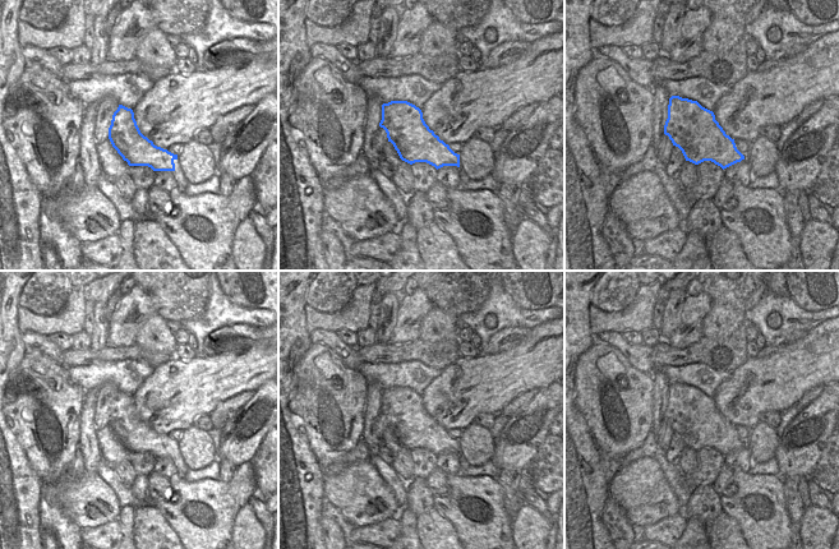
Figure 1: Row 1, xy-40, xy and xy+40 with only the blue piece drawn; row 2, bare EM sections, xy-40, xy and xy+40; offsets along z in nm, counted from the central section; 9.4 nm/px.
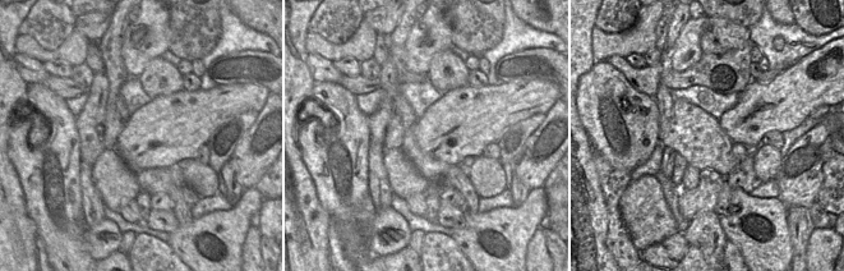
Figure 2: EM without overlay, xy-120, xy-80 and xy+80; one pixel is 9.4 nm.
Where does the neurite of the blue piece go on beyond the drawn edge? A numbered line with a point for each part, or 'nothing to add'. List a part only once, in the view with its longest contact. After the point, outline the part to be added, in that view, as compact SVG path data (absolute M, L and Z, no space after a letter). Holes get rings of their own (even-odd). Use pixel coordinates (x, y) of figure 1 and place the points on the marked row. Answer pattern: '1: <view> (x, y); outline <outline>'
nothing to add

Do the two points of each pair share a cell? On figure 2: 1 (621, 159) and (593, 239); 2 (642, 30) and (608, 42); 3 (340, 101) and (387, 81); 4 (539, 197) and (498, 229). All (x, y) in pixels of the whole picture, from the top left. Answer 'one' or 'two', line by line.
1: two
2: one
3: two
4: one

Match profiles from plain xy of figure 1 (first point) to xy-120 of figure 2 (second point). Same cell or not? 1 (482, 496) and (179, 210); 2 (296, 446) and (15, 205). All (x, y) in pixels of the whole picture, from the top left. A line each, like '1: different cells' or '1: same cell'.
1: different cells
2: same cell

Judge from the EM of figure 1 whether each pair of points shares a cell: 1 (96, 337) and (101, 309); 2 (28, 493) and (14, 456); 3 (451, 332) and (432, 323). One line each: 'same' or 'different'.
1: same
2: same
3: same

